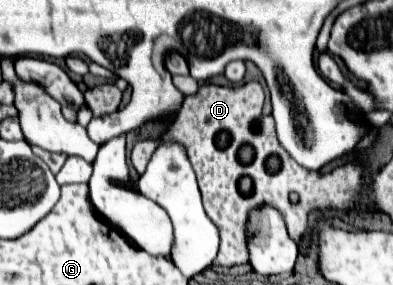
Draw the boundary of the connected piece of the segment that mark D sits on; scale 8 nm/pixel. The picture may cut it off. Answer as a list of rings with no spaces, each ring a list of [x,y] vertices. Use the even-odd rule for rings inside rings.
[[[246,82],[236,88],[202,84],[194,96],[184,98],[176,122],[162,136],[164,140],[184,144],[194,166],[204,210],[220,230],[216,266],[248,264],[246,222],[252,208],[274,204],[284,214],[294,242],[300,242],[302,234],[308,232],[310,208],[350,208],[360,198],[358,190],[364,182],[364,170],[360,166],[346,164],[330,174],[304,170],[280,146],[274,120],[262,116],[262,104],[264,90],[258,82]],[[290,192],[298,194],[296,202],[290,200]]]

